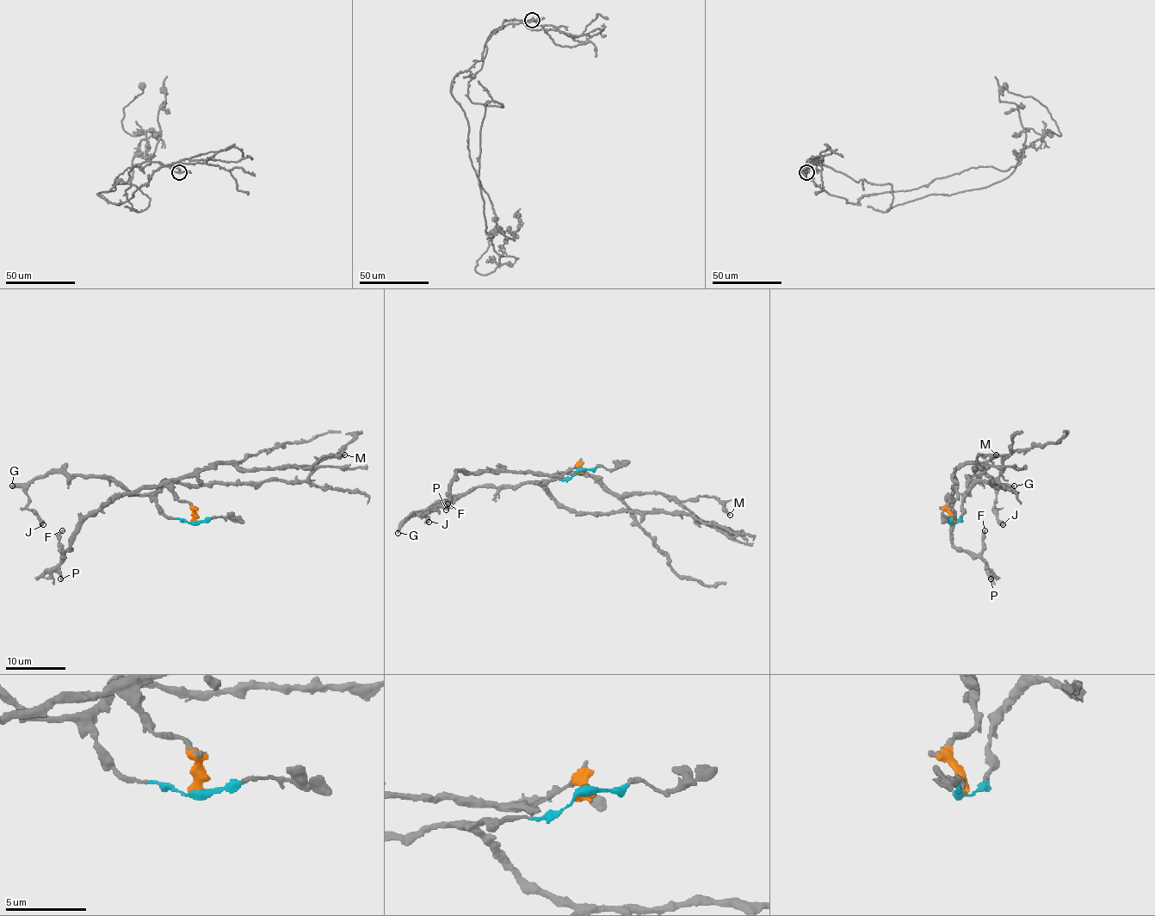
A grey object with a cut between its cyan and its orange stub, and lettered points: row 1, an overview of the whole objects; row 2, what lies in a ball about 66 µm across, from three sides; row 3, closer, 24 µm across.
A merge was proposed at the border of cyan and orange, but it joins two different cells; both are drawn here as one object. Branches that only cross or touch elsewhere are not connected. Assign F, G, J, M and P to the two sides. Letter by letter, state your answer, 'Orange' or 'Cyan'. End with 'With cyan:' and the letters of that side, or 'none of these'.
F: Orange
G: Cyan
J: Cyan
M: Orange
P: Orange
With cyan: G, J

